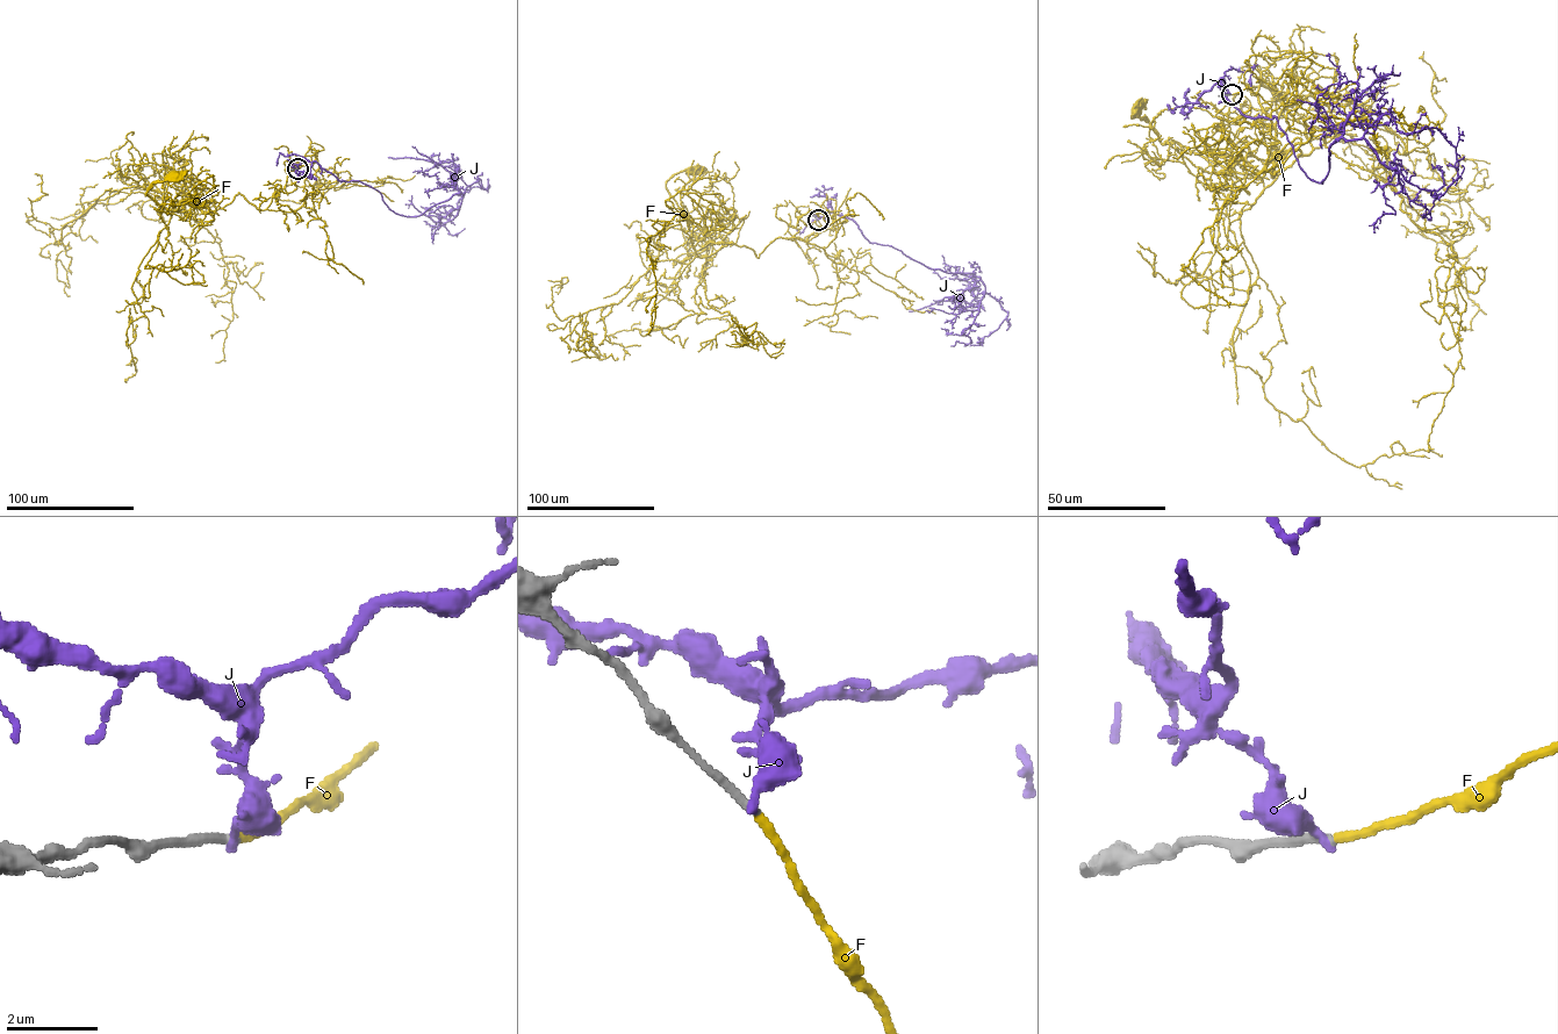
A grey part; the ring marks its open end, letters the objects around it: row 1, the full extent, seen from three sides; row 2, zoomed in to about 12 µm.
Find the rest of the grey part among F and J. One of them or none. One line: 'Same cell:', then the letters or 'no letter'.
Same cell: F

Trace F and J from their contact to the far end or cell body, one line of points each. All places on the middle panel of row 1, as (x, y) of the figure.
F: (818, 220), (809, 241), (775, 238), (758, 257), (715, 243), (666, 186), (695, 170)
J: (817, 220), (833, 212), (870, 243), (932, 268), (977, 277), (1007, 315), (970, 346)

